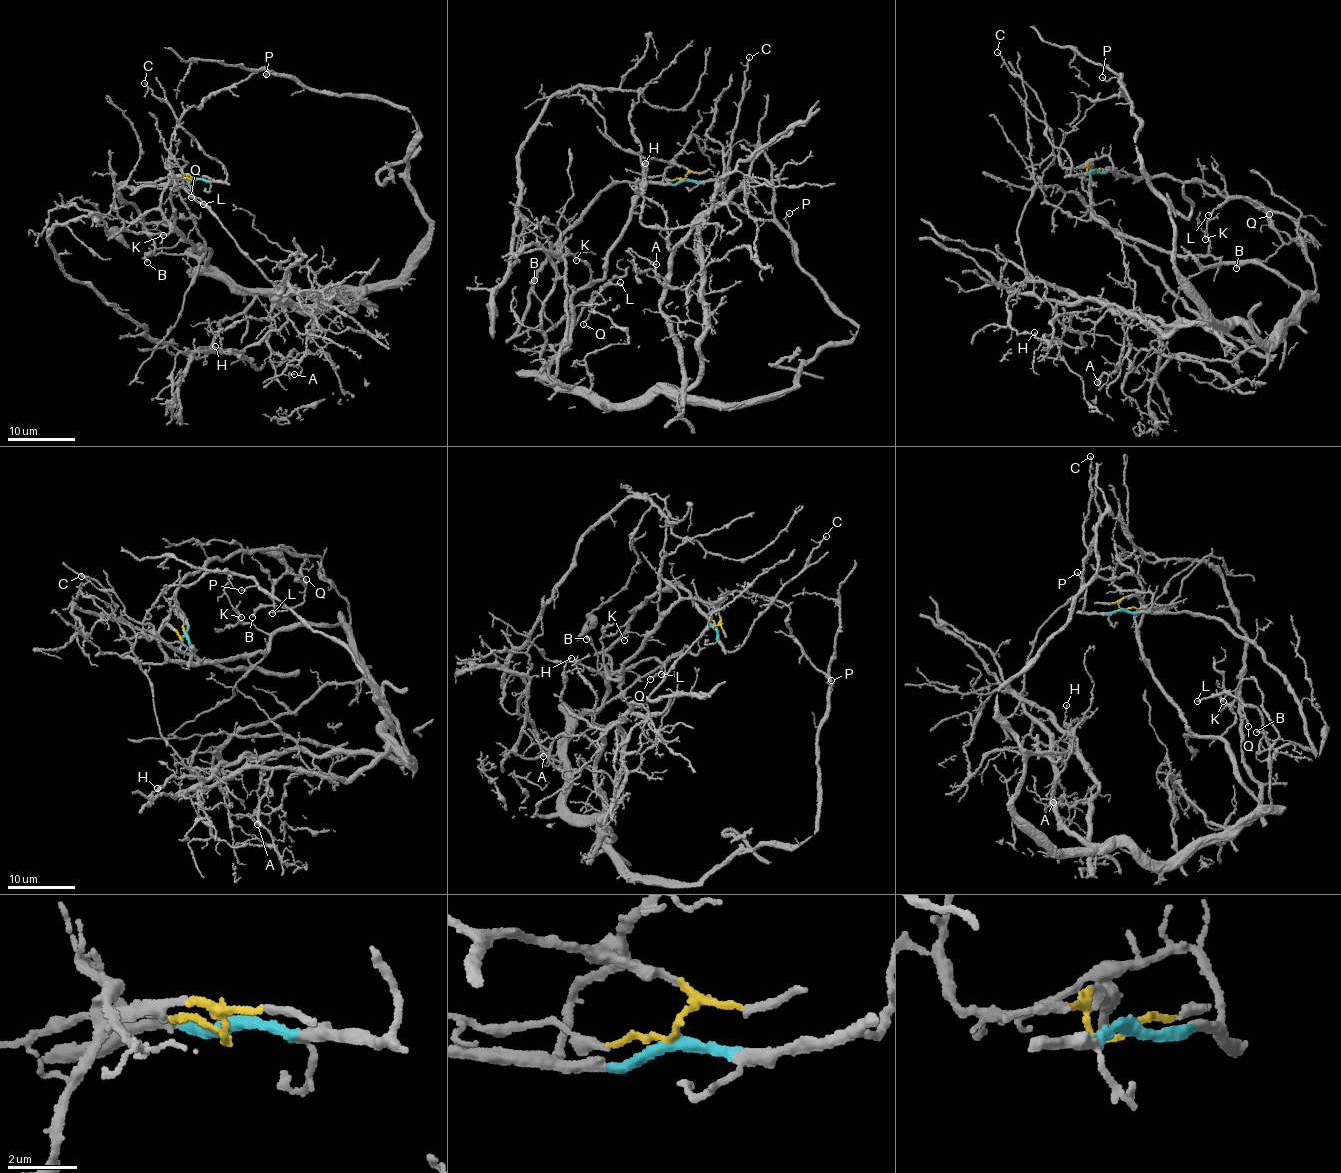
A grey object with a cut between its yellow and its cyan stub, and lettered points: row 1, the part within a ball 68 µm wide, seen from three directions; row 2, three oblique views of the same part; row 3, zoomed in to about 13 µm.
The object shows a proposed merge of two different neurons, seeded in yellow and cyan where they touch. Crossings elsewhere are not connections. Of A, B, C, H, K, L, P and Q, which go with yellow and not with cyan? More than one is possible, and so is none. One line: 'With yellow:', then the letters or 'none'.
With yellow: A, H, K, P

